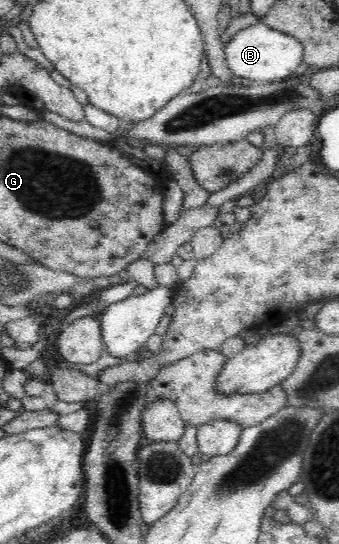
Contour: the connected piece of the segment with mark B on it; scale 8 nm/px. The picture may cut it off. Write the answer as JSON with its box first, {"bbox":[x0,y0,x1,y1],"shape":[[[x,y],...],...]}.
{"bbox":[225,22,303,83],"shape":[[[261,22],[233,35],[225,45],[225,58],[237,77],[251,79],[254,83],[283,80],[292,77],[302,62],[303,44],[291,34],[271,29]]]}

